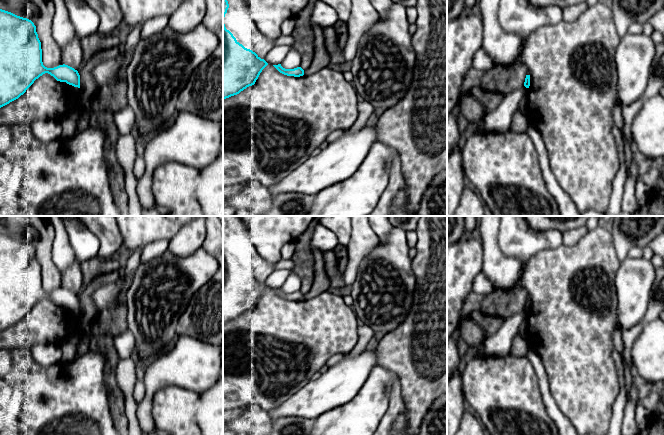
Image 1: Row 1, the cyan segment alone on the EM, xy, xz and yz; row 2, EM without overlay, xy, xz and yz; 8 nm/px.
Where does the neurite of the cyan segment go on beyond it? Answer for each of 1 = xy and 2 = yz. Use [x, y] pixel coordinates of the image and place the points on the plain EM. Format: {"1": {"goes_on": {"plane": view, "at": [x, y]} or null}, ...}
{"1": {"goes_on": null}, "2": {"goes_on": null}}

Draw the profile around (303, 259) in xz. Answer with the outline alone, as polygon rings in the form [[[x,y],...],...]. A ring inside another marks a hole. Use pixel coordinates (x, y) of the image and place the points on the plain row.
[[[315,218],[307,230],[295,241],[296,250],[291,258],[294,267],[291,272],[298,275],[301,280],[300,291],[305,295],[311,288],[314,281],[314,255],[310,240],[319,220]]]

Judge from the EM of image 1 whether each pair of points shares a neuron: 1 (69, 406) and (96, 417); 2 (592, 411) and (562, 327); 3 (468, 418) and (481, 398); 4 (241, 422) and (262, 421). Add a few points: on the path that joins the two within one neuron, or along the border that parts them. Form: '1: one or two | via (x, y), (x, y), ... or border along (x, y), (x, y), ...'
1: one | via (76, 413), (80, 417), (89, 417)
2: one | via (593, 390), (593, 358), (583, 348)
3: two | border along (473, 413), (482, 424)
4: one | via (246, 422), (257, 421)

